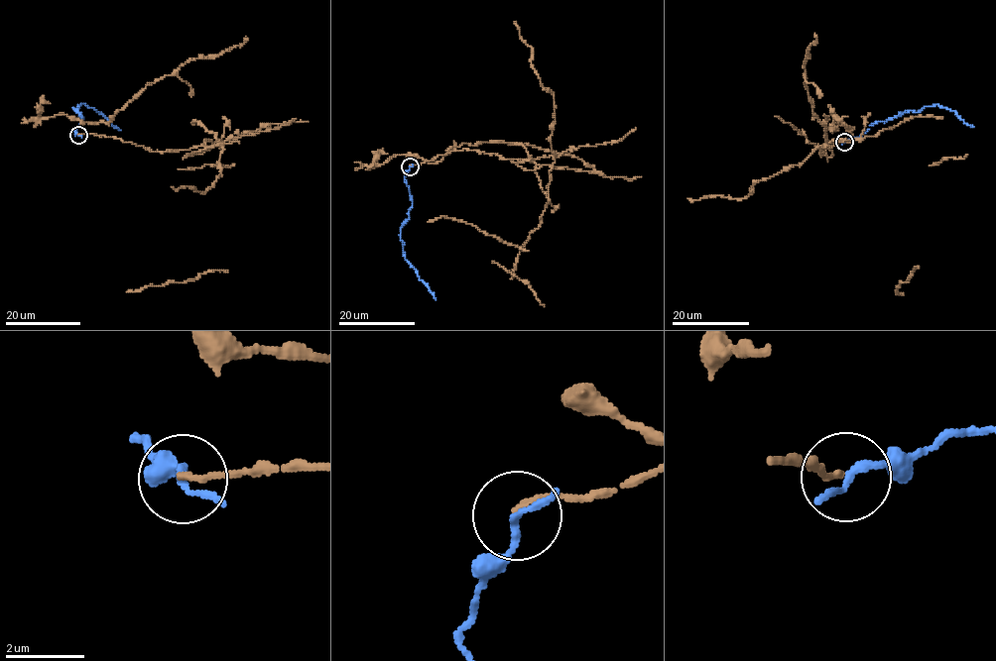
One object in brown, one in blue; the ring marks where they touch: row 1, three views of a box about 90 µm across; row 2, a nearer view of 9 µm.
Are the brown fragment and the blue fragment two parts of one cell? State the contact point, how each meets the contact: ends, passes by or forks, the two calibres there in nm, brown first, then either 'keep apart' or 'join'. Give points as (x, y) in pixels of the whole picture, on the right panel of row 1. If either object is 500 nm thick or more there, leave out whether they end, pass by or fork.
at (844, 142); brown ends there; blue passes by; 140 nm thick on the brown side, 160 nm on the other; keep apart

